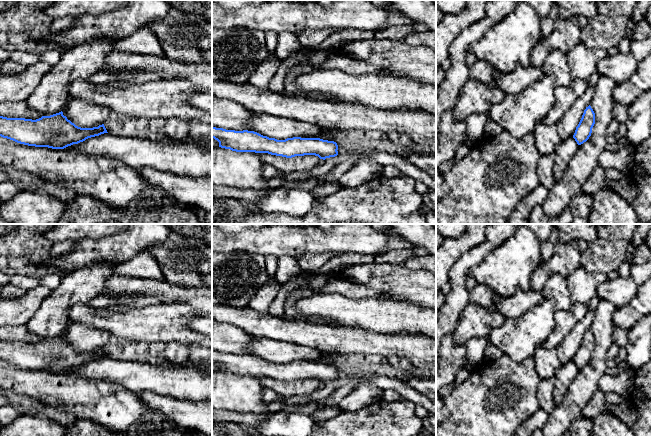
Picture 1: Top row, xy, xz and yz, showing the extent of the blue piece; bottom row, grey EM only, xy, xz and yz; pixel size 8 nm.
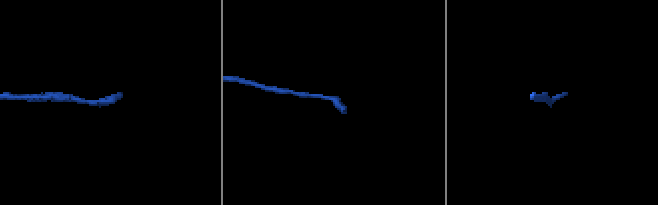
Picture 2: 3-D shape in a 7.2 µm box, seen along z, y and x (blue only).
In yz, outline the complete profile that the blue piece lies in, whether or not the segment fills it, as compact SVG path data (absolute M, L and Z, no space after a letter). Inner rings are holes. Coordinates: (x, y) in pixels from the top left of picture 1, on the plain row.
M589 329L584 334L582 342L576 351L575 357L573 362L577 366L578 369L583 368L586 366L592 357L592 352L595 348L595 337L591 330Z

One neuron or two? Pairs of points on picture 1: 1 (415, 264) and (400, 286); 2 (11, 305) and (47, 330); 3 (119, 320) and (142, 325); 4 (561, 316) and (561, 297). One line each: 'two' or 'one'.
1: two
2: two
3: one
4: two

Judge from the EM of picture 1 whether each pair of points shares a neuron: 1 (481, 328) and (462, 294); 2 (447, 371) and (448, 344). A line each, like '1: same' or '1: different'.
1: different
2: same

